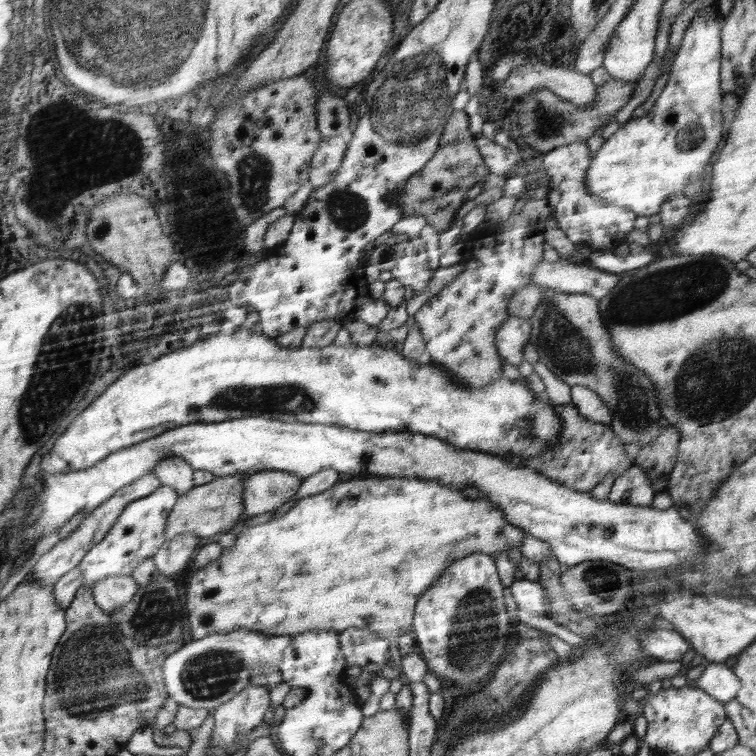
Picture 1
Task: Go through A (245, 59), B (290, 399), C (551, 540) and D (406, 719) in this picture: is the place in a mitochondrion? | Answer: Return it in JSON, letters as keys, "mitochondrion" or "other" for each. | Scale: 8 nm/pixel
{"A":"other","B":"mitochondrion","C":"other","D":"other"}

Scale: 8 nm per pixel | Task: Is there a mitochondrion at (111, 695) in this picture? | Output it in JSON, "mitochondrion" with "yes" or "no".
{"mitochondrion":"yes"}

